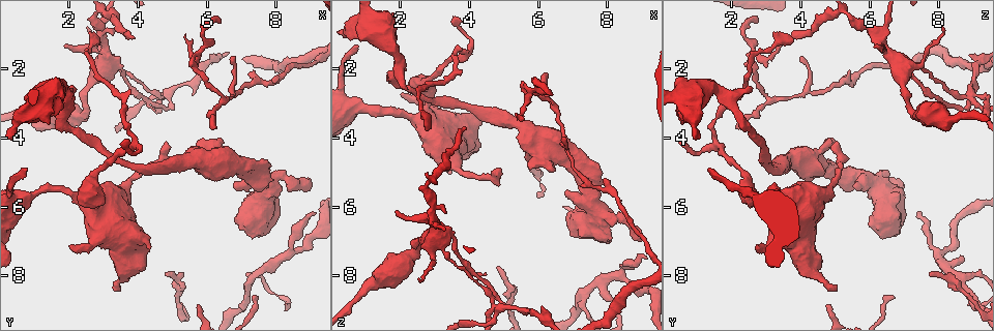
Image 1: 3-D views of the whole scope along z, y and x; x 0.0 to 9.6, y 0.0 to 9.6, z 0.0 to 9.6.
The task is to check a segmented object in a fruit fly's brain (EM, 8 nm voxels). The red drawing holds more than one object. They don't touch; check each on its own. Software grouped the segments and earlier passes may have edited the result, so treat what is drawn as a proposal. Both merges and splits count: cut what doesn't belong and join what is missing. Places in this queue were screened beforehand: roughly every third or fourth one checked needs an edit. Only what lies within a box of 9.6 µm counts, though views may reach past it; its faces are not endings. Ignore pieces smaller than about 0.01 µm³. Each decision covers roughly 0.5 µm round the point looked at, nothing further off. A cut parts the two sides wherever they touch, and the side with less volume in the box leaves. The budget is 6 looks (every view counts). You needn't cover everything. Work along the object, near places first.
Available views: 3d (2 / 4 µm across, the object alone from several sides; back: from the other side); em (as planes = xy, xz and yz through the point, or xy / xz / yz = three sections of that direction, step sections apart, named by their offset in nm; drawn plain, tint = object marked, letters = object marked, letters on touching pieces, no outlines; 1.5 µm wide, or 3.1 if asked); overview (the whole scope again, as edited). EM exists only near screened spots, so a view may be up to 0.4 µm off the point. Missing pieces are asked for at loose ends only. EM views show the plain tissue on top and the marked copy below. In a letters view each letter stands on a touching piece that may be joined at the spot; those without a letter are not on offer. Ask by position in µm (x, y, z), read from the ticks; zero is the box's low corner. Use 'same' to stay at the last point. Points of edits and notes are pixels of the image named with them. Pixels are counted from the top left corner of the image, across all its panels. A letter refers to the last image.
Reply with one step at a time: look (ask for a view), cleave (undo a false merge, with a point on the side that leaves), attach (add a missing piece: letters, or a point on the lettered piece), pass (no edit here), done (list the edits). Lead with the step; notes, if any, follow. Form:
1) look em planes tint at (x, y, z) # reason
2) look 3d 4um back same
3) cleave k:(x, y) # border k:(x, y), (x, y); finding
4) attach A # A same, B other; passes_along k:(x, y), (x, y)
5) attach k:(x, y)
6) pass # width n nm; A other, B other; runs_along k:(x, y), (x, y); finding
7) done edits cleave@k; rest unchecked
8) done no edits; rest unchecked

look 3d 4um at (9.00, 5.35, 7.05) # an open end

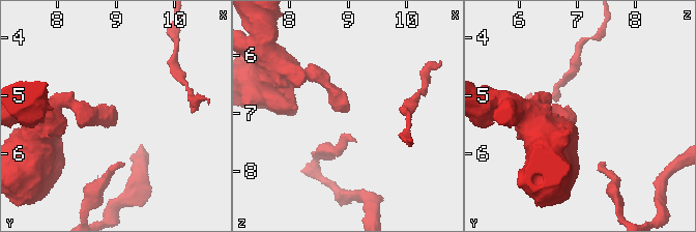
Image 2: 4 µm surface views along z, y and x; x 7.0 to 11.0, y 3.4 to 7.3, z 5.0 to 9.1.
look em planes letters at (9.00, 5.30, 7.00)

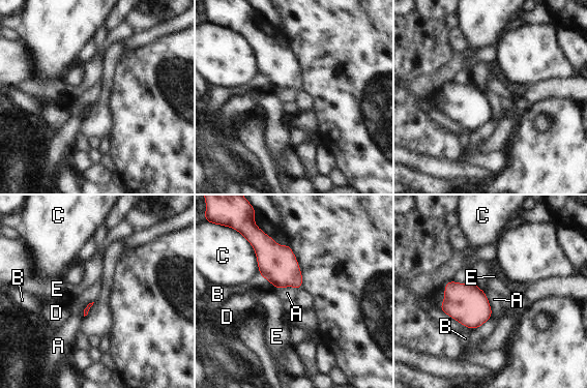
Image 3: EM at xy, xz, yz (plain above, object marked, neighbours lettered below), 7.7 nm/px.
pass # A other, B other, C other, D other, E other; none of them fits

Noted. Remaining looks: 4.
look 3d 4um at (4.90, 2.80, 8.85) # a fork

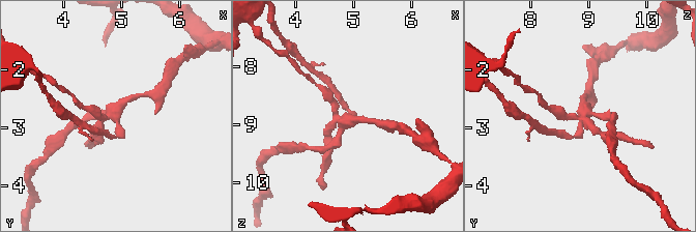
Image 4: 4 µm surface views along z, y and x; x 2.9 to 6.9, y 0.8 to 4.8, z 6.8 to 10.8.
look em yz step 4 tint at (4.90, 2.75, 8.90) # arms 3; shape alone is not enough

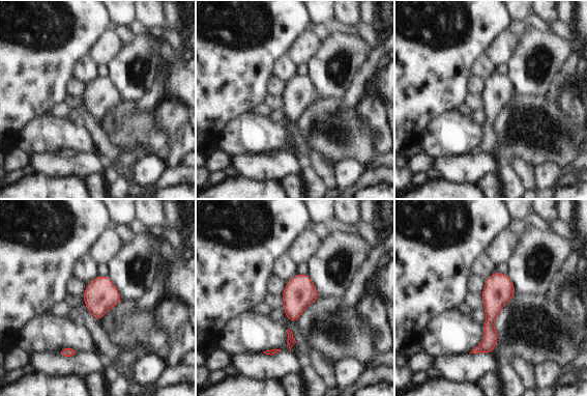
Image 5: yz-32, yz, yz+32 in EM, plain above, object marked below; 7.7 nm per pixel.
look em planes letters same

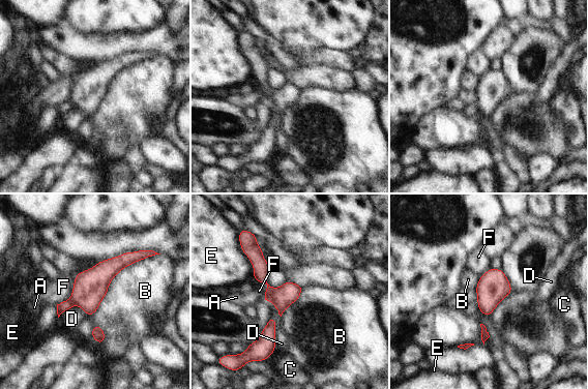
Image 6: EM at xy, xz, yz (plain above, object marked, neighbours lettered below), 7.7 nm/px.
cleave 6:(282, 297) # longest_contact F 480 nm; A other, B other, C other, D other, E other, F other; border 6:(274, 289), (269, 299); two neurons meet here

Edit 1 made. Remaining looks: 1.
done edits cleave@6; rest unchecked

